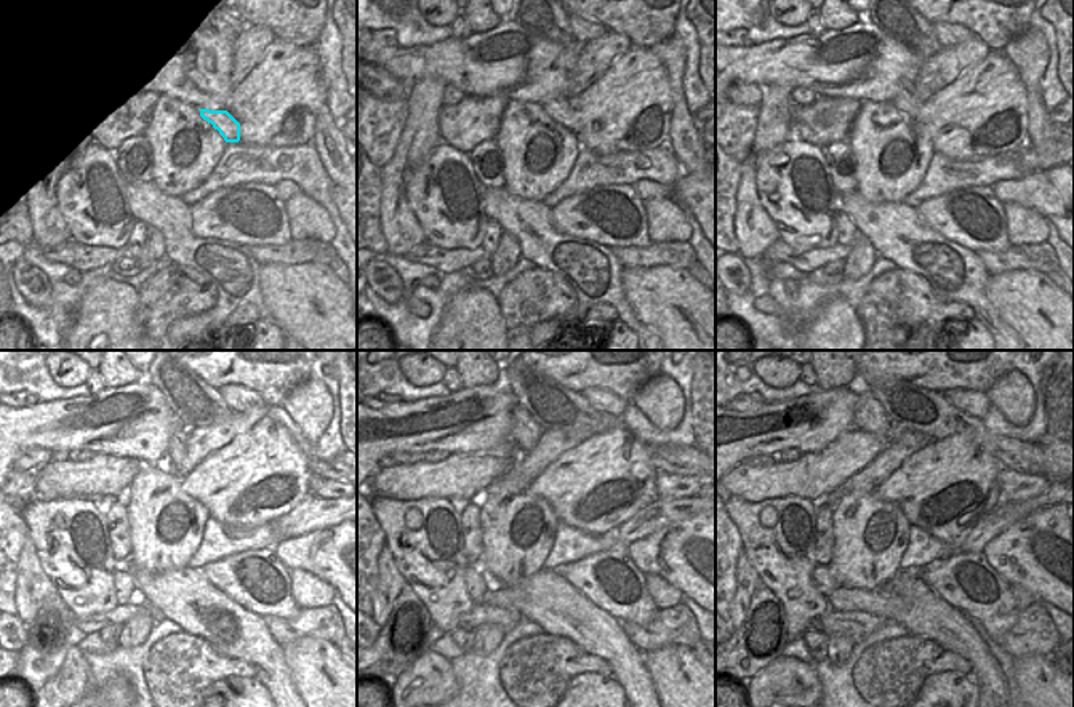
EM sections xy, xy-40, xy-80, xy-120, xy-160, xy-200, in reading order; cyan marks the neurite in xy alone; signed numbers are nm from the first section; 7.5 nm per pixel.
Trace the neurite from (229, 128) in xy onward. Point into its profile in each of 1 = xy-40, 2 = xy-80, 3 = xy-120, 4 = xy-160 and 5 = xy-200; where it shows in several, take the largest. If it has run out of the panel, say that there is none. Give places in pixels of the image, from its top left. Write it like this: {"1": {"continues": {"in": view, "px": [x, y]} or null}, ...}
{"1": {"continues": {"in": "xy-40", "px": [557, 109]}}, "2": {"continues": {"in": "xy-80", "px": [905, 101]}}, "3": {"continues": {"in": "xy-120", "px": [176, 448]}}, "4": {"continues": {"in": "xy-160", "px": [524, 431]}}, "5": {"continues": {"in": "xy-200", "px": [869, 416]}}}

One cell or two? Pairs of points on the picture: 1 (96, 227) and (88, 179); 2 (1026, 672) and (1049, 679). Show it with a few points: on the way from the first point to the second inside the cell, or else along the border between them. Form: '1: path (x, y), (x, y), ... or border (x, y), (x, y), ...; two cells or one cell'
1: path (96, 216), (92, 191); one cell
2: path (1031, 672), (1044, 674); one cell

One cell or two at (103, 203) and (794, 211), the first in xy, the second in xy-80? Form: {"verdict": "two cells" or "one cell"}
{"verdict": "one cell"}

